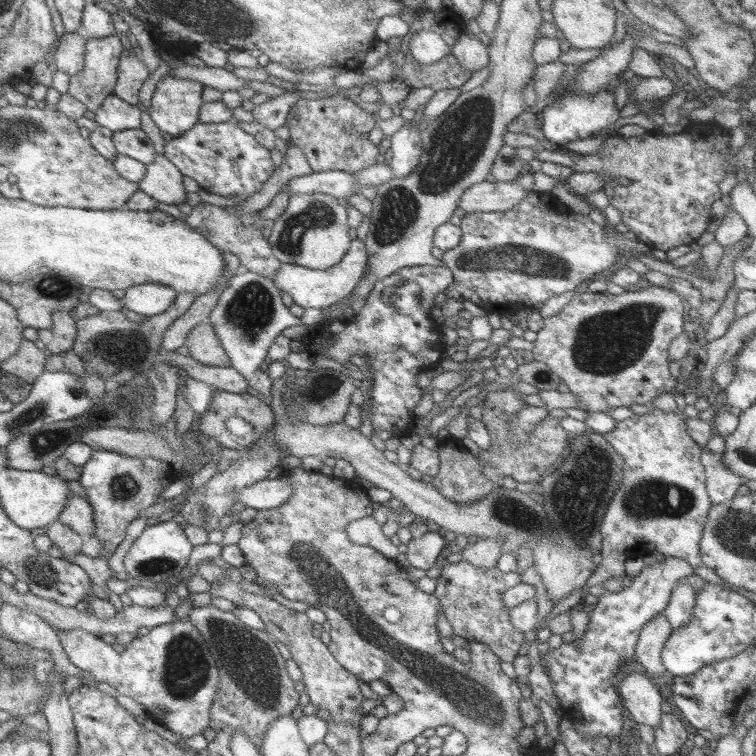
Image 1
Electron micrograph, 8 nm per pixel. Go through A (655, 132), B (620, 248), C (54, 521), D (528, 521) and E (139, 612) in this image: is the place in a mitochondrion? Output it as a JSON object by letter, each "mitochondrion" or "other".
{"A":"other","B":"other","C":"other","D":"mitochondrion","E":"other"}

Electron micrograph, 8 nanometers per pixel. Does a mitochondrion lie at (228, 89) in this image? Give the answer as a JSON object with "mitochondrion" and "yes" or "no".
{"mitochondrion":"no"}

